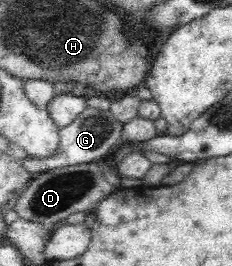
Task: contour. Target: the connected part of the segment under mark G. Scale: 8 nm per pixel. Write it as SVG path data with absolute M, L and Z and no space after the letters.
M87 107L71 124L60 129L58 132L59 142L51 156L43 158L29 157L22 165L35 176L38 173L44 173L56 168L73 167L94 161L101 162L102 158L111 152L111 148L119 143L123 127L124 124L119 122L110 110L103 113L100 110Z

